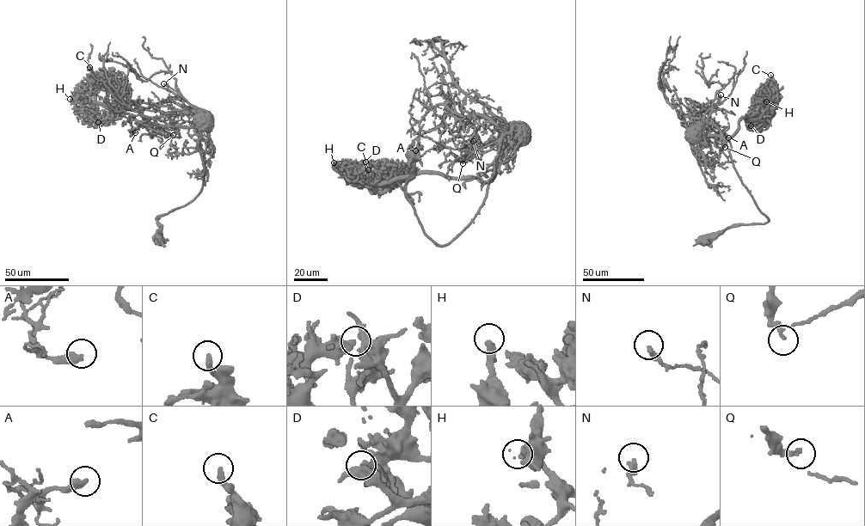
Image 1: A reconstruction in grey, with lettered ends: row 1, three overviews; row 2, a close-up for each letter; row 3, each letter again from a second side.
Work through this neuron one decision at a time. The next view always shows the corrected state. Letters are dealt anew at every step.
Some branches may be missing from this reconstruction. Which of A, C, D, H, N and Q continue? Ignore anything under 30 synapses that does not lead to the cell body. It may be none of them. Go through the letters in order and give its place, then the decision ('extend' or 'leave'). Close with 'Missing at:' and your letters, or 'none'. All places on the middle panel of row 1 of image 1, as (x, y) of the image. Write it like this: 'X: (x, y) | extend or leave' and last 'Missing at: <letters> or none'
A: (415, 150) | leave
C: (368, 169) | leave
D: (365, 162) | leave
H: (334, 162) | leave
N: (473, 141) | leave
Q: (463, 163) | leave
Missing at: none

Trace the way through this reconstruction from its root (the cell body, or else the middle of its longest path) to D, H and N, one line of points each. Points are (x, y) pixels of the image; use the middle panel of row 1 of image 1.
D: (414, 154), (407, 197), (424, 233), (447, 244), (495, 174), (416, 173), (358, 186), (365, 162)
H: (414, 154), (407, 197), (424, 233), (447, 244), (495, 174), (354, 186), (334, 162)
N: (414, 154), (407, 197), (424, 233), (439, 245), (447, 244), (481, 207), (505, 144), (473, 141)

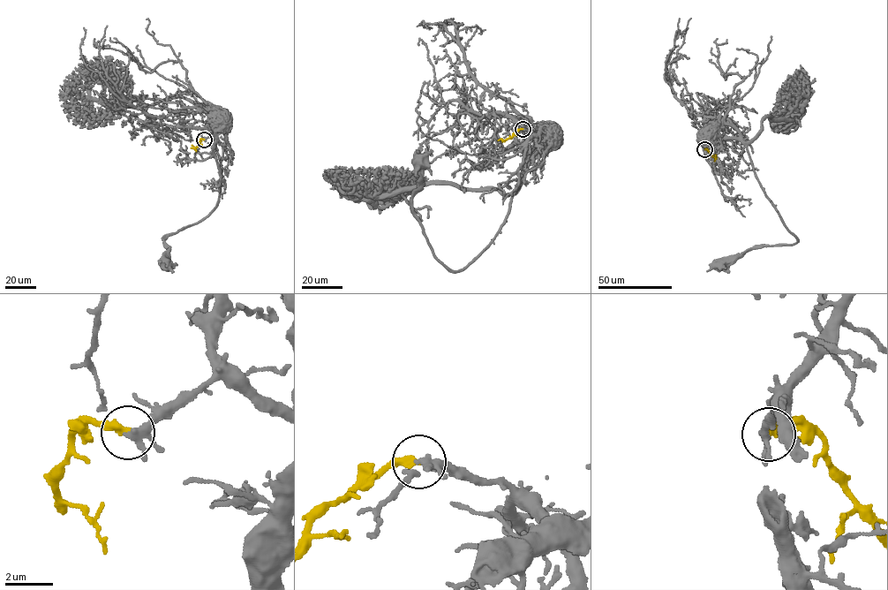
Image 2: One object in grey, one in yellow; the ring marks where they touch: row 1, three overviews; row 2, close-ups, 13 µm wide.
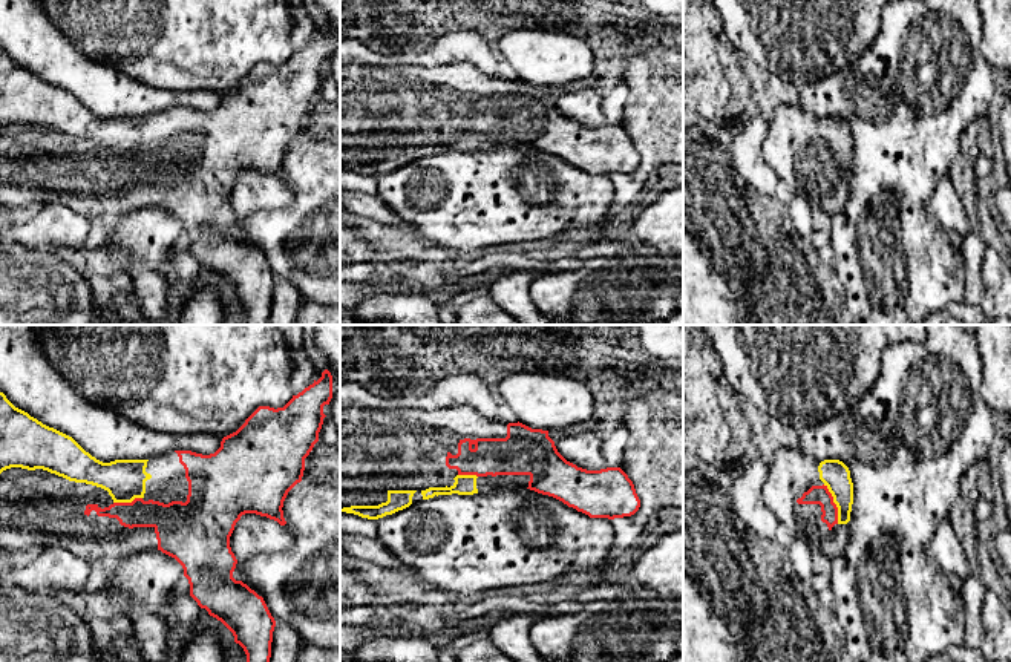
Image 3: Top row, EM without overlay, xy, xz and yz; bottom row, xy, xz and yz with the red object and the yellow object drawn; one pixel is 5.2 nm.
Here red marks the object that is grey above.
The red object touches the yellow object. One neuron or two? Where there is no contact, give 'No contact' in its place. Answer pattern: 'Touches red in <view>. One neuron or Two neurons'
Touches red in yz. One neuron

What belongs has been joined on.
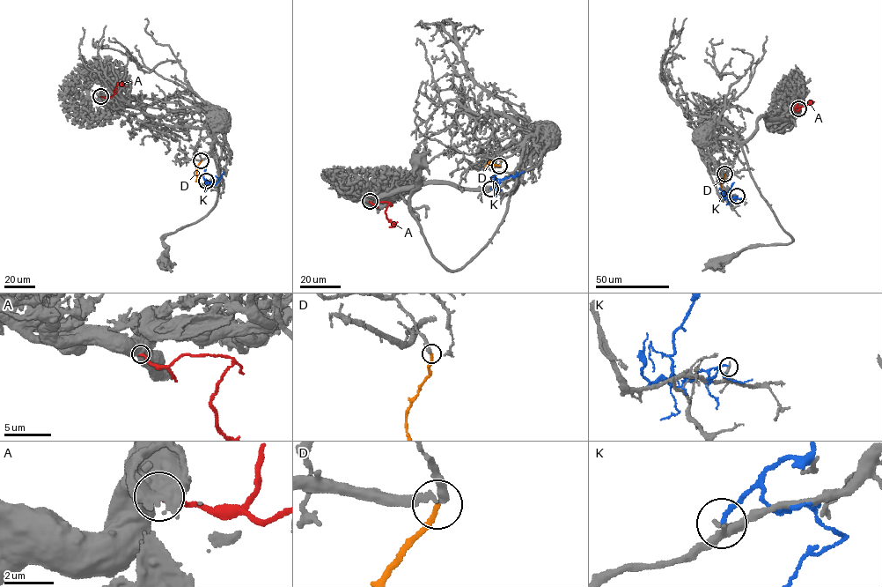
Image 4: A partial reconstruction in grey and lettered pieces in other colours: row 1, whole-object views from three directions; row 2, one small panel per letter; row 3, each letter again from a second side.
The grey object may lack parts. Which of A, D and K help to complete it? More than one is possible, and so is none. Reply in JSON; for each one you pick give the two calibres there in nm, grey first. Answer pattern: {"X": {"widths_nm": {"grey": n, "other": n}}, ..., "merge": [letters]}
{"D": {"widths_nm": {"grey": 340, "other": 200}}, "merge": ["D"]}

